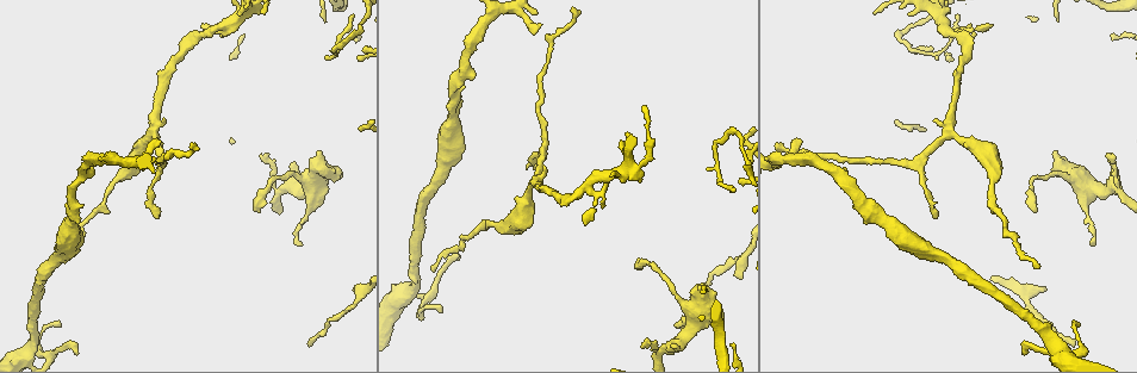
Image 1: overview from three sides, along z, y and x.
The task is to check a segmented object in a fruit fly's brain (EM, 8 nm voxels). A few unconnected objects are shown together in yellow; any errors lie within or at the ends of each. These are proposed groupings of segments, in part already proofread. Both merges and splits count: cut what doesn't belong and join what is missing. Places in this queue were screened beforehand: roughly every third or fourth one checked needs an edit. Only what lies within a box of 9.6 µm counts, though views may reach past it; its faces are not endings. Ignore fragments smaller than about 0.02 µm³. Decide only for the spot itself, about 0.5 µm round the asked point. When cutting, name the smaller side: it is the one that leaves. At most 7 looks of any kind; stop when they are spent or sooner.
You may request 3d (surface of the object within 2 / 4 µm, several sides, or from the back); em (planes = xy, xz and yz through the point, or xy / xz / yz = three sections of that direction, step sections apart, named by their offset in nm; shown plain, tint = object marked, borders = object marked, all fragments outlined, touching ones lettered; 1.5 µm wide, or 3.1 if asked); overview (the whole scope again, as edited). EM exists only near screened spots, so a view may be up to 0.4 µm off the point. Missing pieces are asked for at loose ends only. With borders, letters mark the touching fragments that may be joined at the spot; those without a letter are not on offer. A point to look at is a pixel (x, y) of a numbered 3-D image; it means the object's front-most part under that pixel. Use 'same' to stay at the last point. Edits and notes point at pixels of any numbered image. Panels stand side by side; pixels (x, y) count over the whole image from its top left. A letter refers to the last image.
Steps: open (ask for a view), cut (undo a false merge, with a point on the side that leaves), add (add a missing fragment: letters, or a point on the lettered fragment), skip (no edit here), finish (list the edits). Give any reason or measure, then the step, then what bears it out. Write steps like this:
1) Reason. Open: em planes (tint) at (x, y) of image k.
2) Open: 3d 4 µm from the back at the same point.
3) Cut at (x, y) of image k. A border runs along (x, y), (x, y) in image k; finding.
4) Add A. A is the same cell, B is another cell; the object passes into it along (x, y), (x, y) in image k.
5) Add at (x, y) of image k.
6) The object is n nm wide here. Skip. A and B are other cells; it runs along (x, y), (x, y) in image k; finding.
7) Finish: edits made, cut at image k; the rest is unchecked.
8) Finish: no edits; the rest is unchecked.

Branch stops here. Open: 3d 4 µm at (60, 325) of image 1.

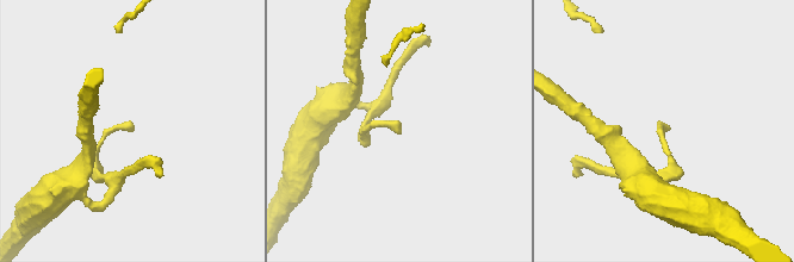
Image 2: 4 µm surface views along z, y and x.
Now the EM. Open: em xy step 4 (borders) at (667, 131) of image 2.

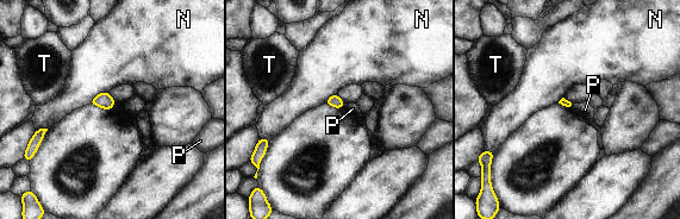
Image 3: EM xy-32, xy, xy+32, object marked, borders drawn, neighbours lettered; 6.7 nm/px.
Skip. N, P and T are other cells; a border runs along (345, 104), (343, 107) in image 3; no lettered fragment goes on from it.

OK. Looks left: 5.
Branch point. Open: em planes (borders) at (541, 147) of image 1.

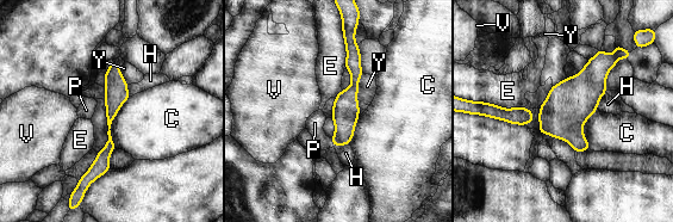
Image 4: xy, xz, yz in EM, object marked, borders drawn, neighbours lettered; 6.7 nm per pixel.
Skip. C, E, H, P, V and Y are other cells; it runs along (347, 30), (354, 88), (336, 142) in image 4; all the same cell.

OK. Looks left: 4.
Thick turns thin. Open: em planes (borders) at (293, 172) of image 1.

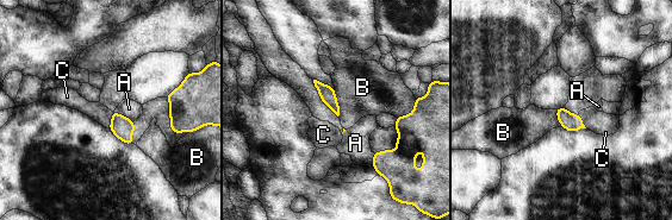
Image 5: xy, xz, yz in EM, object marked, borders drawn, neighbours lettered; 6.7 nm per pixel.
Skip. A, B and C are other cells; a border runs along (415, 98), (415, 107), (397, 118) in image 5; one cell here.

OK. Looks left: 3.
Finish: no edits; the rest is unchecked.

